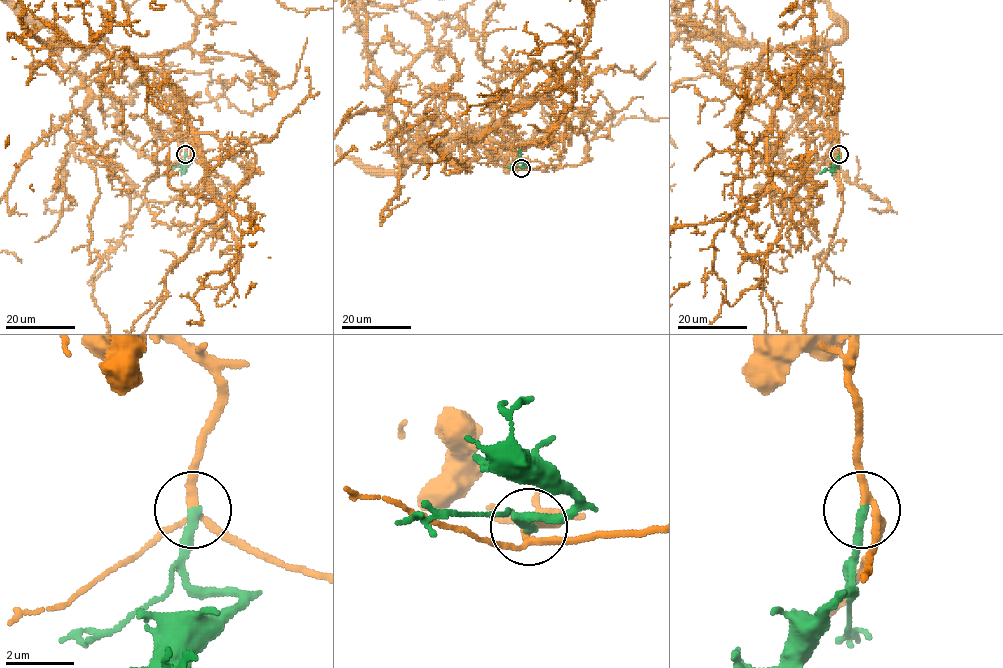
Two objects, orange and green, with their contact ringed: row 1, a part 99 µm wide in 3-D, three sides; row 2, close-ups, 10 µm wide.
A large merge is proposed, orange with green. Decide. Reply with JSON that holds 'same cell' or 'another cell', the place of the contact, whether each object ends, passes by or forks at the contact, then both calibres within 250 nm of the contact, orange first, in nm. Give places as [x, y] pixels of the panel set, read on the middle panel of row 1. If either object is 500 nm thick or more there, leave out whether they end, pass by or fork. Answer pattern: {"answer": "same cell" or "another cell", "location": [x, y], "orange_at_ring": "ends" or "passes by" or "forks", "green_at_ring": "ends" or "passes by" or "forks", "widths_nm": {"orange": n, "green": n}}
{"answer": "same cell", "location": [521, 168], "orange_at_ring": "forks", "green_at_ring": "ends", "widths_nm": {"orange": 170, "green": 300}}

